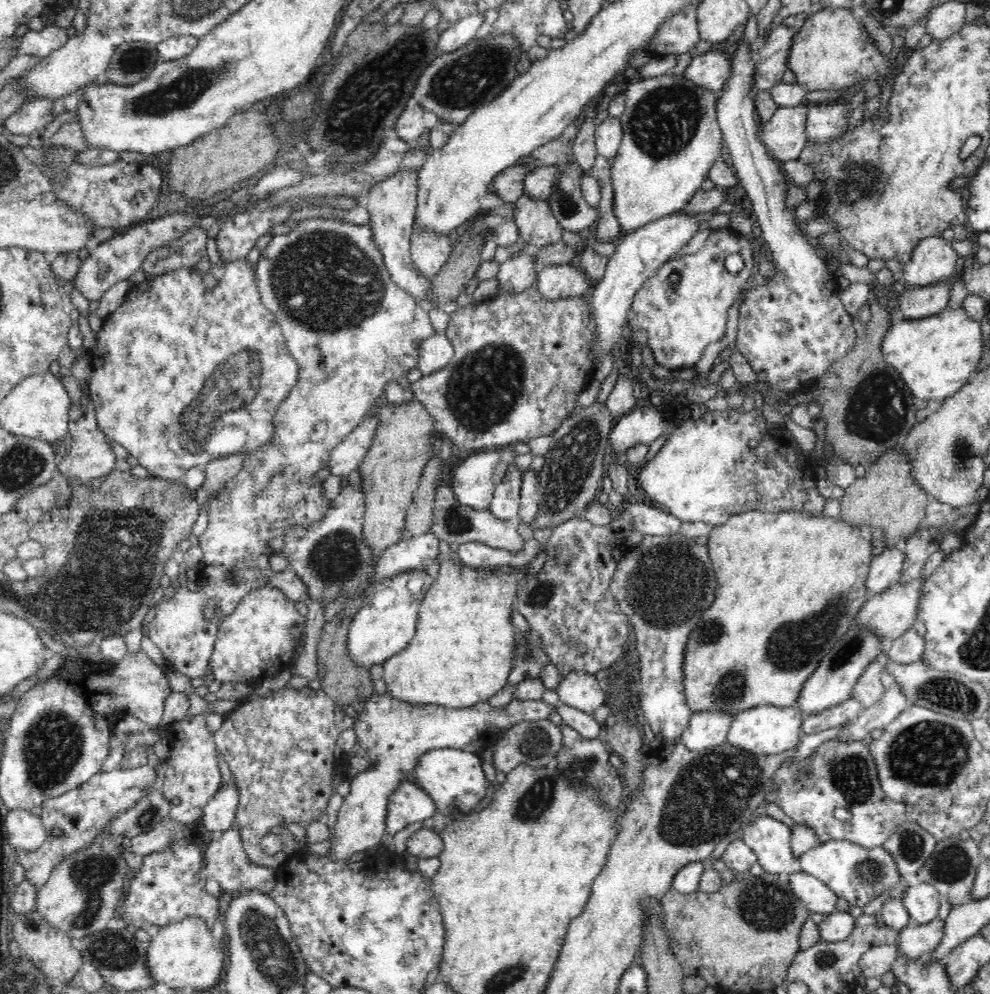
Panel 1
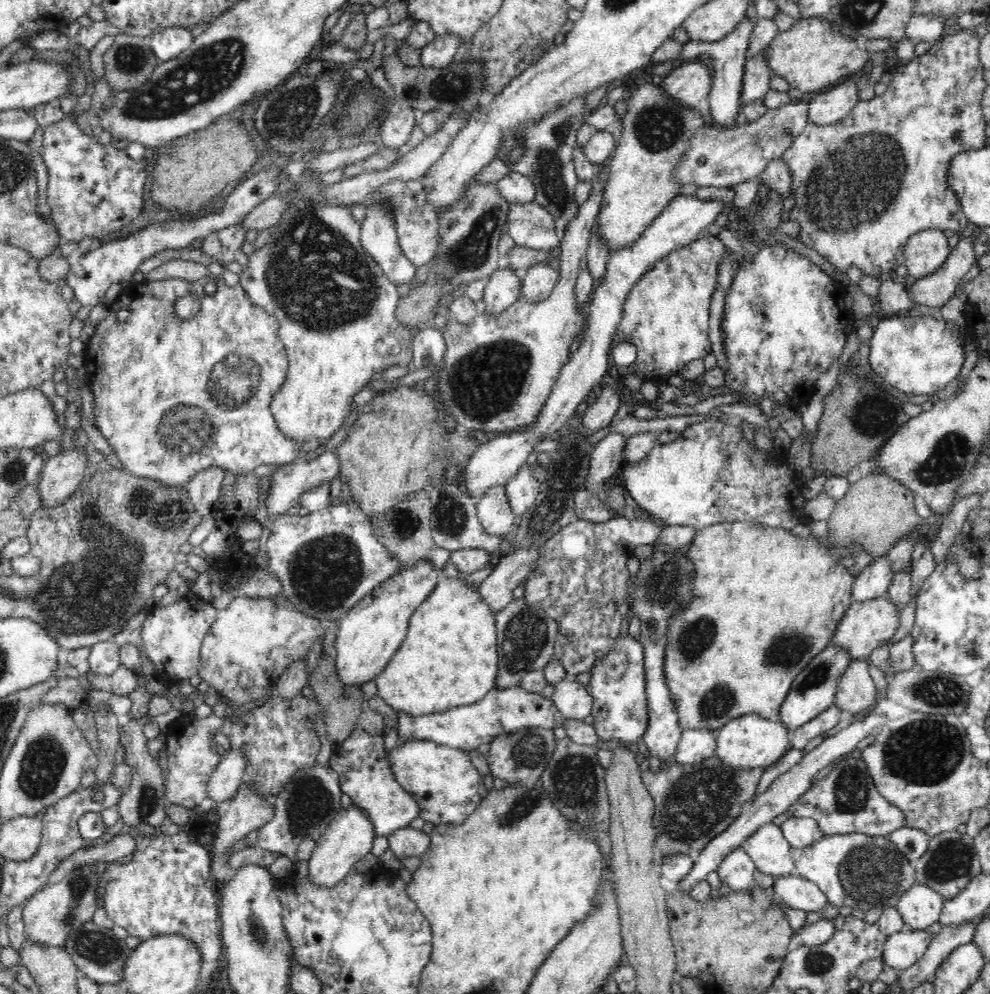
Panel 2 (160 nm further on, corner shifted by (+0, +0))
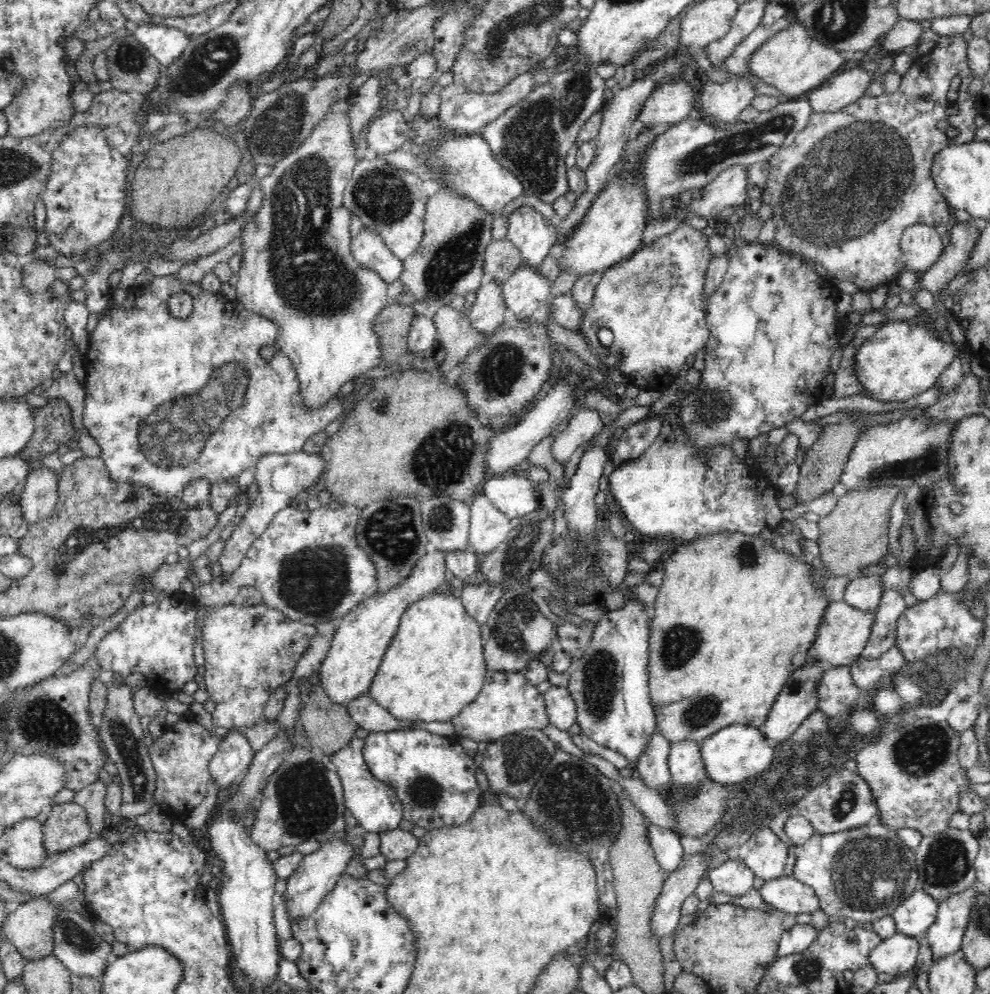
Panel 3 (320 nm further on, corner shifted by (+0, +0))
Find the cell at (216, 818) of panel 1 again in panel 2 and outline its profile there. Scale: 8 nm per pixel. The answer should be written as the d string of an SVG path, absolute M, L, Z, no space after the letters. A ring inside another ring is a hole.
M239 750L224 752L224 758L220 760L208 782L207 797L220 808L226 801L234 798L238 787L243 783L245 766L245 758Z

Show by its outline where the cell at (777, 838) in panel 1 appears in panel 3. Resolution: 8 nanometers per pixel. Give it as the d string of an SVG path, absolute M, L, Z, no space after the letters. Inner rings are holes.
M760 828L744 840L737 854L756 877L764 881L784 875L788 846L769 828Z

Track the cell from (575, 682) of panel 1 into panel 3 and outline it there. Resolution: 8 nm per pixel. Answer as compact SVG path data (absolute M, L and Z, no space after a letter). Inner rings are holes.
M554 686L544 694L549 722L560 730L567 731L576 724L578 705L566 686Z

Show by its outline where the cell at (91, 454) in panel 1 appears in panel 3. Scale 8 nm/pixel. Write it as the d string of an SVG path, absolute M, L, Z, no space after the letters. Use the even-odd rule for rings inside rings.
M36 465L28 476L20 504L24 507L24 517L33 523L52 516L58 500L60 474L52 468Z

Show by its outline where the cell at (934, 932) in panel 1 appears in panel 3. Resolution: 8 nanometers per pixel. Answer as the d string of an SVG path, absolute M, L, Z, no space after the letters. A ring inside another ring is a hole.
M898 932L872 950L869 964L895 977L908 974L918 962L920 945L915 936Z

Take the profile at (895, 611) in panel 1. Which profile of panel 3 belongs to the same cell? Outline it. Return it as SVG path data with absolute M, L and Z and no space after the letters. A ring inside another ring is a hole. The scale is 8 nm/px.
M845 600L832 602L822 620L821 630L816 636L816 644L808 652L808 660L825 662L828 666L851 665L861 657L862 652L873 634L876 622L876 610L858 609Z

